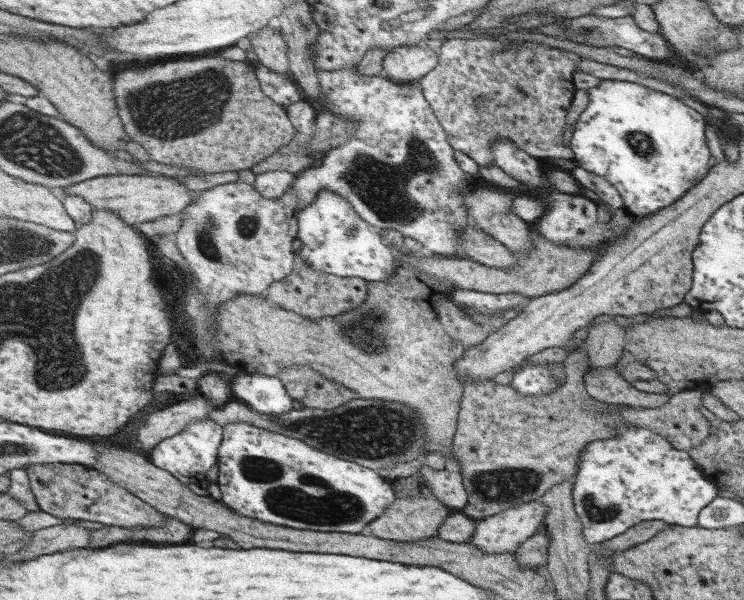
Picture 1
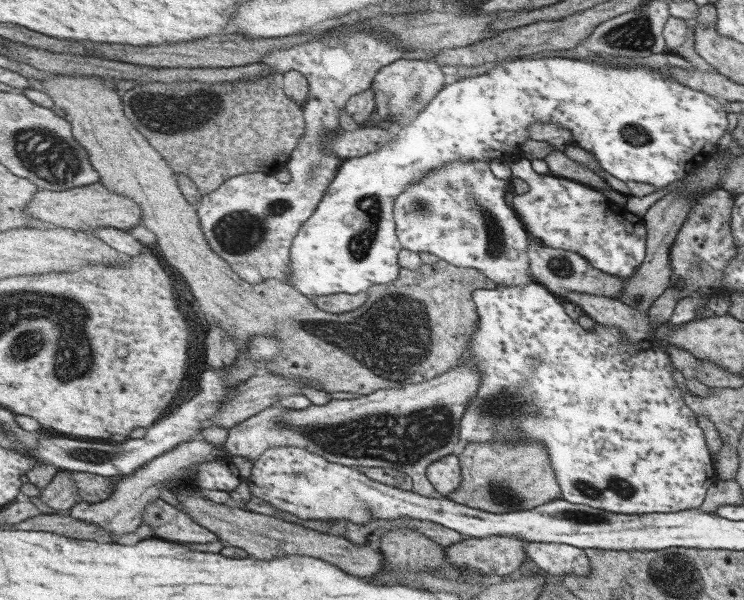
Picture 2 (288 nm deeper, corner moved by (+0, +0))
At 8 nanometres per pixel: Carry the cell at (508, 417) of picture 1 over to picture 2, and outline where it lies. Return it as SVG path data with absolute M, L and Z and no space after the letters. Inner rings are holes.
M523 436L517 440L489 440L489 442L469 442L459 454L461 484L447 496L457 504L491 512L525 512L553 500L561 498L561 488L557 484L557 474L553 472L549 452L541 440Z

